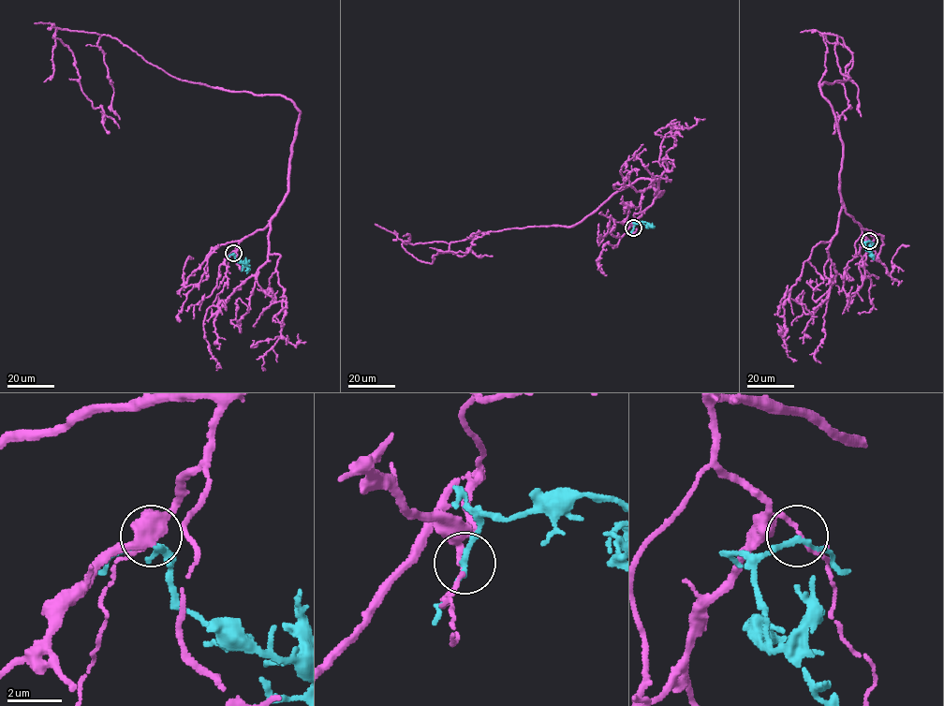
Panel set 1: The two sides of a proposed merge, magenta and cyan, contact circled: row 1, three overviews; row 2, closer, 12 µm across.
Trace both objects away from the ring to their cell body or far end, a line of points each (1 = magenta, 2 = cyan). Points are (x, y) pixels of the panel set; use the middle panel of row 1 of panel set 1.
1: (634, 228), (662, 191), (649, 179), (570, 227), (402, 244), (432, 263), (441, 250), (466, 253), (479, 229)
2: (634, 227), (635, 224), (646, 222), (653, 227)

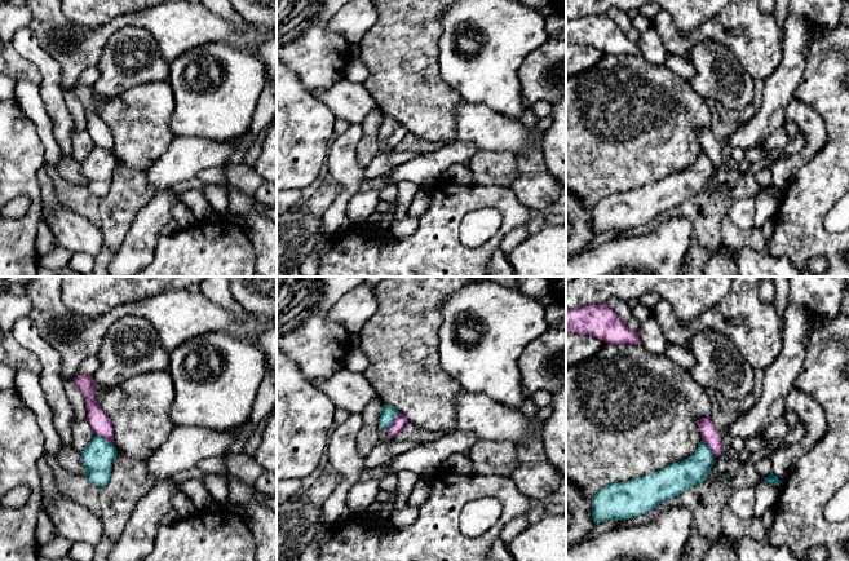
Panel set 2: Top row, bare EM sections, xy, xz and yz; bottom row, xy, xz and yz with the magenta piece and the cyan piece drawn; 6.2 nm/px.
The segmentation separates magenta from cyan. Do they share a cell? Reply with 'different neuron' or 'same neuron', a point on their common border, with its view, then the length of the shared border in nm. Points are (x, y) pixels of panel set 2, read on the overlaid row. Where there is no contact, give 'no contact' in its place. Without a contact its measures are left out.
different neuron; meets magenta in xy at (105, 438); contact 130 nm long

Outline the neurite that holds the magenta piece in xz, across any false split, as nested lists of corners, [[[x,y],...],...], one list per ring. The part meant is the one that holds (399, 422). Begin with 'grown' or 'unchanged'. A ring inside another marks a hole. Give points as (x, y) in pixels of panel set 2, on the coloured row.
unchanged; [[[399,414],[394,419],[393,424],[389,427],[389,432],[388,432],[389,437],[394,438],[407,423],[408,420],[402,414]]]

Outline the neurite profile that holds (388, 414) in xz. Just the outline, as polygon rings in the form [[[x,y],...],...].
[[[384,405],[380,411],[380,419],[379,419],[379,432],[380,432],[380,439],[379,443],[392,443],[395,439],[392,438],[388,432],[389,427],[393,424],[394,419],[401,412],[390,406]]]

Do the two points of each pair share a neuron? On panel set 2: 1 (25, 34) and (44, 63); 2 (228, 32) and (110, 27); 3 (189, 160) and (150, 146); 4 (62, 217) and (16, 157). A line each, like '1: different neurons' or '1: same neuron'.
1: same neuron
2: same neuron
3: different neurons
4: different neurons

